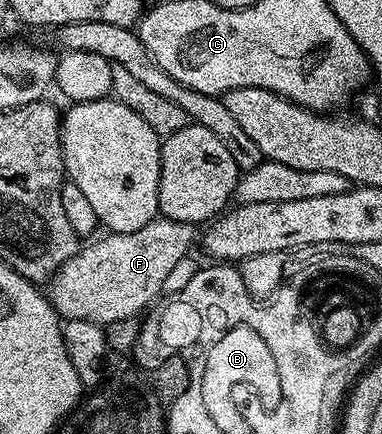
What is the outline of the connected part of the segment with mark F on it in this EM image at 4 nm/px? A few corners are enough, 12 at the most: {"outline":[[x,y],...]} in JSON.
{"outline":[[198,229],[105,234],[53,273],[62,321],[140,317]]}

